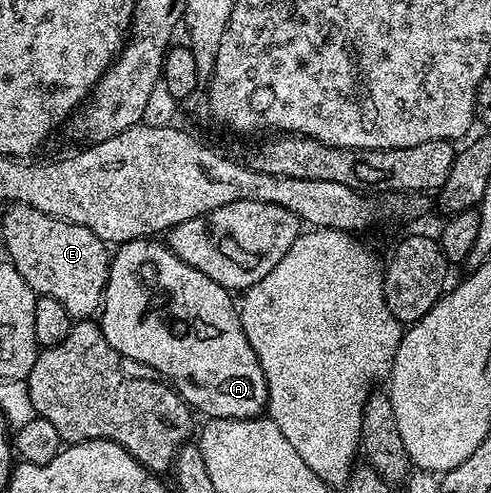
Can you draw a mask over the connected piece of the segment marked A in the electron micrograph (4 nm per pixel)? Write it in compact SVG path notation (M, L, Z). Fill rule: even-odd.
M138 238L132 242L122 243L119 250L110 255L107 268L107 285L103 288L103 305L101 307L101 325L105 340L109 340L111 347L124 359L132 358L135 362L140 362L143 366L148 366L160 379L166 380L173 387L176 394L191 407L192 411L203 413L207 418L258 418L267 408L267 381L265 372L241 328L237 302L232 291L227 290L217 280L209 280L205 272L197 272L185 260L177 257L173 251L168 250L162 241L152 240L151 238Z

